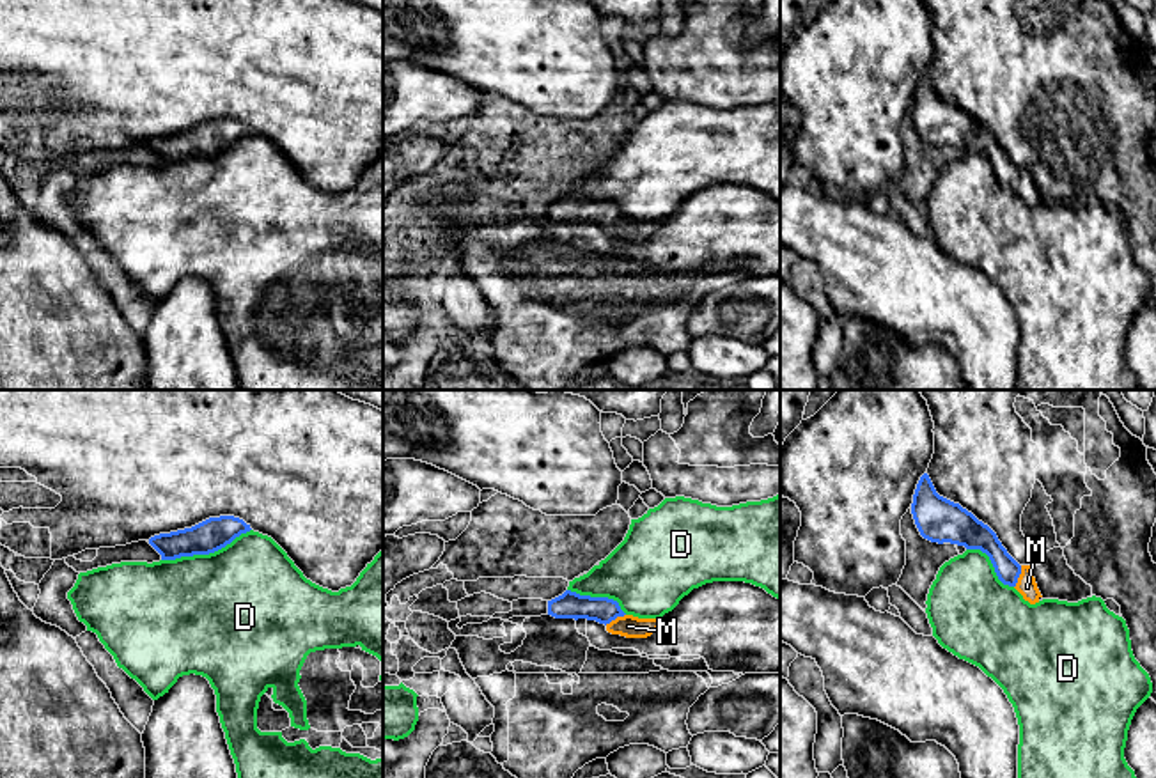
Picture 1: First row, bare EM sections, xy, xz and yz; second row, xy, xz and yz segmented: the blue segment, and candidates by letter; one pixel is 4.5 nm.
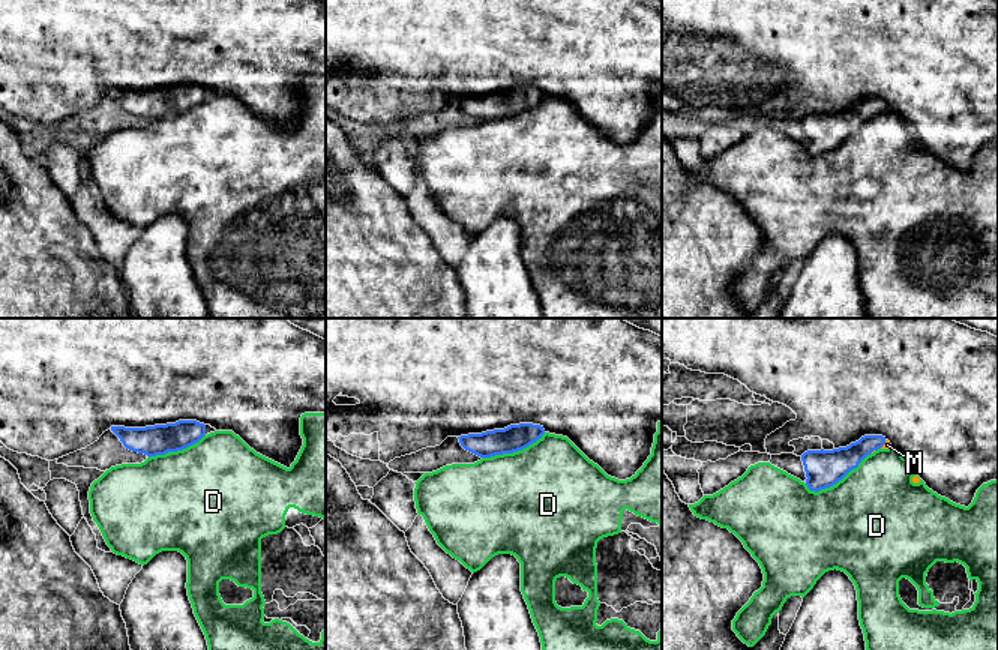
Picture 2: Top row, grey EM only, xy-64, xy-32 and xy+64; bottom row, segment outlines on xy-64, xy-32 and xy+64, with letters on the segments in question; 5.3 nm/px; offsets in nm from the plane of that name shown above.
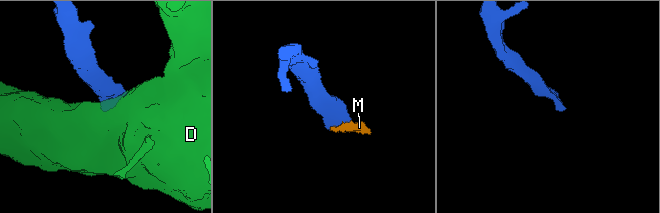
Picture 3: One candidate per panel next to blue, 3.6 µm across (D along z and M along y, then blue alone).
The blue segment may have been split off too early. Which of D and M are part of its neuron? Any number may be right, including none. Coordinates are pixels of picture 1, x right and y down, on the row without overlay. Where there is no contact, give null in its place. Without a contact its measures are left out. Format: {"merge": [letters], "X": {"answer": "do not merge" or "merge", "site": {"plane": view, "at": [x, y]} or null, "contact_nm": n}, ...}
{"merge": ["M"], "D": {"answer": "do not merge", "site": {"plane": "xy", "at": [206, 156]}, "contact_nm": 440}, "M": {"answer": "merge", "site": {"plane": "yz", "at": [1018, 179]}, "contact_nm": 110}}

